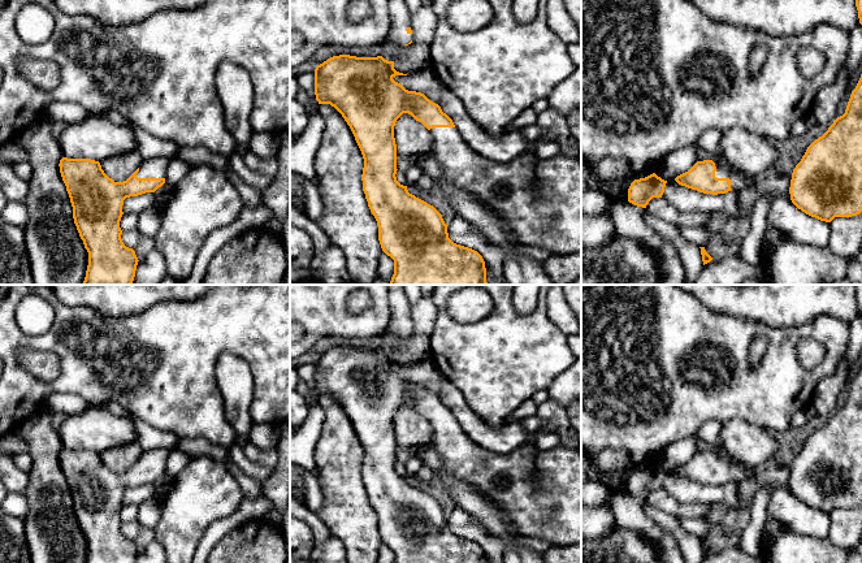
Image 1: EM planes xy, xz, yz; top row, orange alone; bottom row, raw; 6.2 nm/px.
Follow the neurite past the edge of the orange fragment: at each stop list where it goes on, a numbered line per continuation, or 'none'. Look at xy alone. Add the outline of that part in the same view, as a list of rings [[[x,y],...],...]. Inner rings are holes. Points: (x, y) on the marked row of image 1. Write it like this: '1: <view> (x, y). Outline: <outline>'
1: xy (150, 168). Outline: [[[166,157],[144,159],[135,174],[138,178],[165,178],[166,168],[169,165]]]

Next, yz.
1: yz (740, 181). Outline: [[[715,164],[715,166],[716,166],[715,177],[716,178],[729,178],[732,190],[742,191],[750,187],[753,183],[753,177],[748,176],[746,173],[741,170],[737,170],[737,169],[725,170],[718,164]]]

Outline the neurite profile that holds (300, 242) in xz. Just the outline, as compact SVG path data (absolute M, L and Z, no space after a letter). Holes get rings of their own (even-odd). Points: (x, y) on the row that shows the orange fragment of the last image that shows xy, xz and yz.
M290 224L290 261L302 254L313 254L313 241L304 229Z

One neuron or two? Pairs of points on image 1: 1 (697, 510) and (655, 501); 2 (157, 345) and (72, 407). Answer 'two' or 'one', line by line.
1: one
2: two

